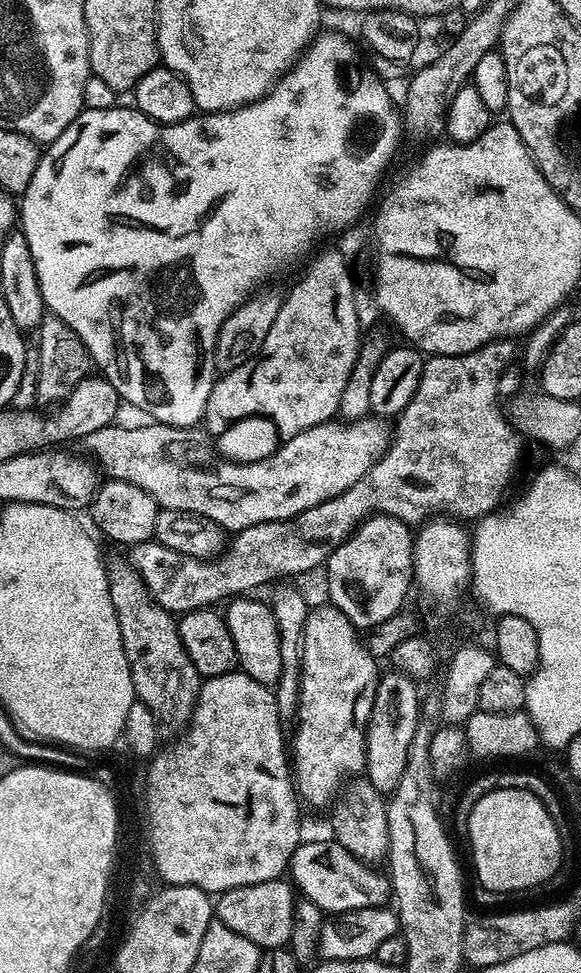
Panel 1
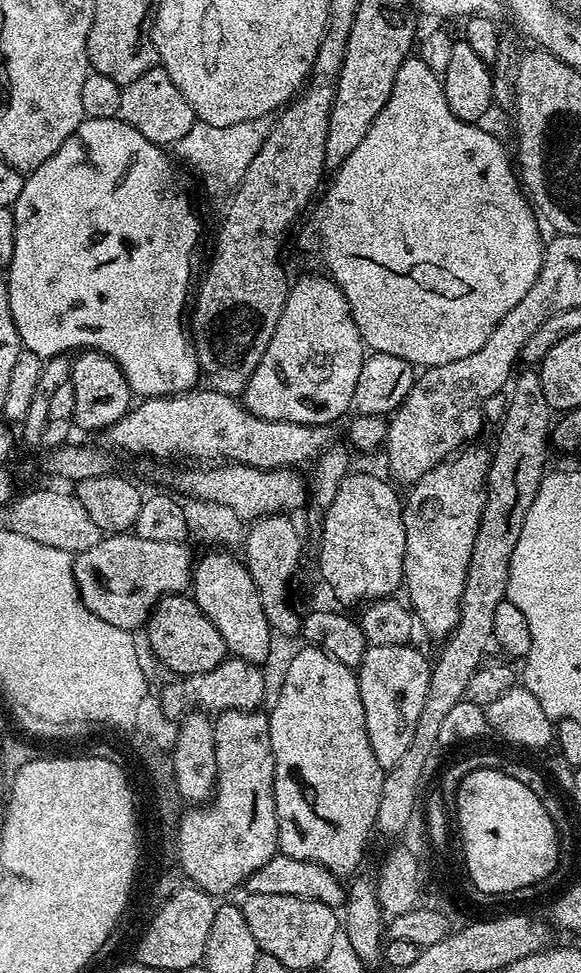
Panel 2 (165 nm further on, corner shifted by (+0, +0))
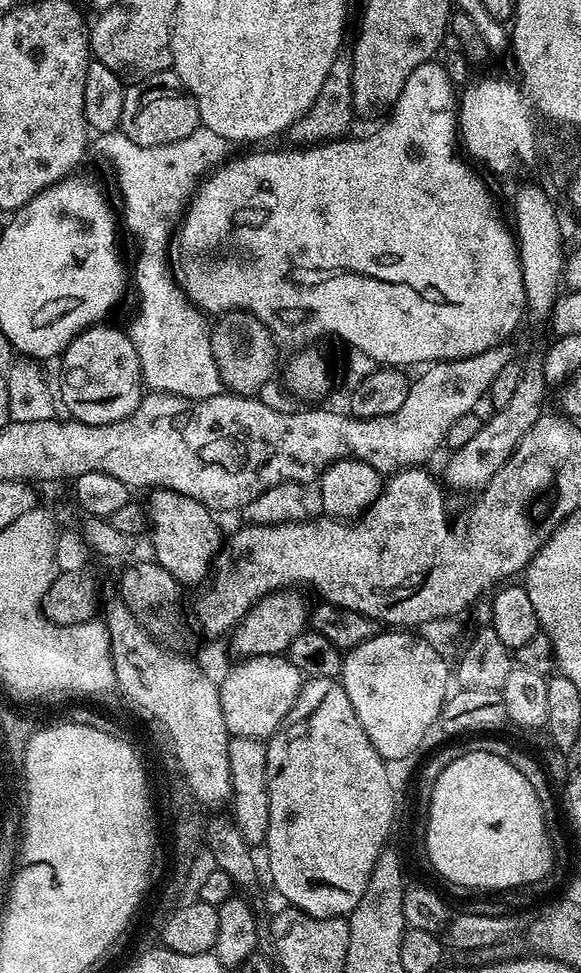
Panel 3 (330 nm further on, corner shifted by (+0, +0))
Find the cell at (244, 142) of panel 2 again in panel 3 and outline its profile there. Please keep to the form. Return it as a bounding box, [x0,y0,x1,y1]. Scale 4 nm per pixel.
[94,126,230,400]

